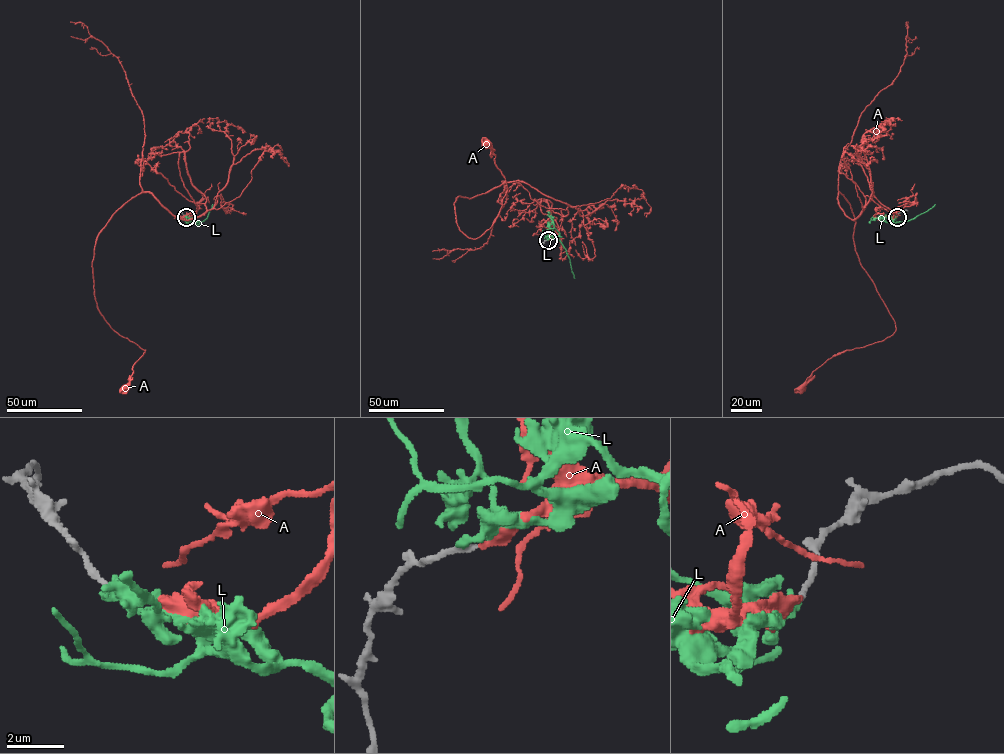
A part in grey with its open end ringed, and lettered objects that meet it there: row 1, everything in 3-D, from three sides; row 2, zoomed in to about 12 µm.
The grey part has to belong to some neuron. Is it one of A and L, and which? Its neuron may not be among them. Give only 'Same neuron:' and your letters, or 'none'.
Same neuron: A

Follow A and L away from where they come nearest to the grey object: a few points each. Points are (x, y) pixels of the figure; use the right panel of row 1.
A: (897, 217), (856, 152), (873, 195), (854, 220), (838, 204), (840, 192), (896, 330), (834, 354), (803, 389)
L: (897, 217), (893, 224), (914, 218), (935, 204)

